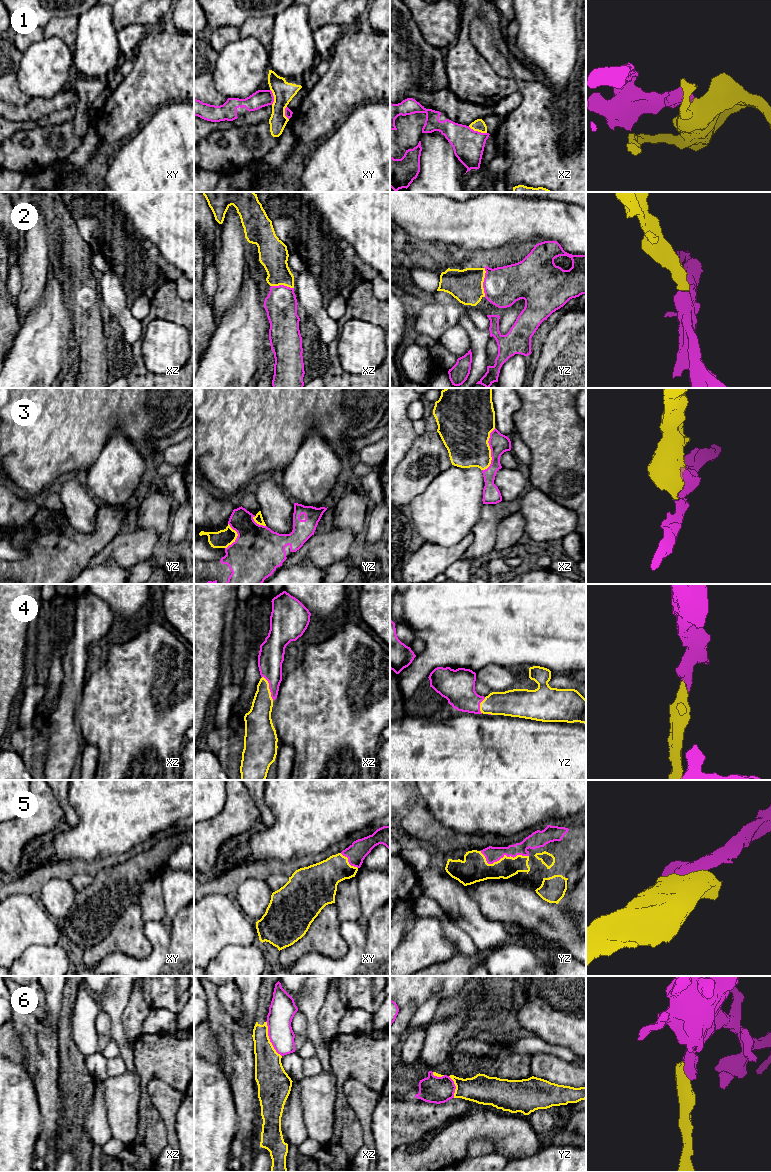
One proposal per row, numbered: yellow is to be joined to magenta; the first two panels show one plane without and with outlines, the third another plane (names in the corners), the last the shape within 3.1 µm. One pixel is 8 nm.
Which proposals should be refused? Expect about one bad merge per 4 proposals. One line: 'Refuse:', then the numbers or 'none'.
Refuse: 1, 6

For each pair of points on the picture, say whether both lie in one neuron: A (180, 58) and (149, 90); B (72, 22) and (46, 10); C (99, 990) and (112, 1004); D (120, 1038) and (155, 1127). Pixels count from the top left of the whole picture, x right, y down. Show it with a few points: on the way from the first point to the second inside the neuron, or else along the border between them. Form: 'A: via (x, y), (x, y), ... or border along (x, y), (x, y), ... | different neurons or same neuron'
A: via (172, 66), (156, 82) | same neuron
B: border along (77, 15), (53, 16), (43, 27) | different neurons
C: border along (110, 986), (98, 999) | different neurons
D: border along (132, 1049), (136, 1072) | different neurons

